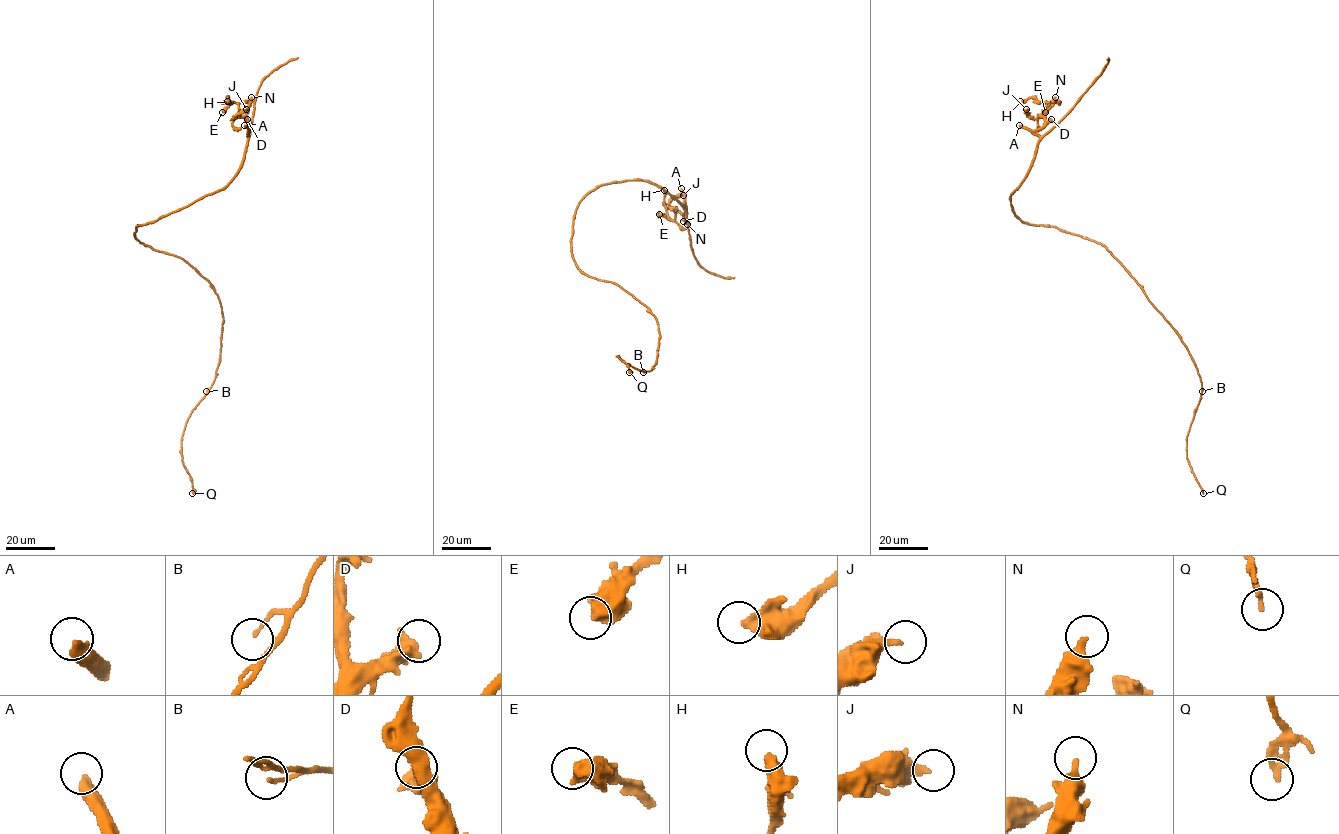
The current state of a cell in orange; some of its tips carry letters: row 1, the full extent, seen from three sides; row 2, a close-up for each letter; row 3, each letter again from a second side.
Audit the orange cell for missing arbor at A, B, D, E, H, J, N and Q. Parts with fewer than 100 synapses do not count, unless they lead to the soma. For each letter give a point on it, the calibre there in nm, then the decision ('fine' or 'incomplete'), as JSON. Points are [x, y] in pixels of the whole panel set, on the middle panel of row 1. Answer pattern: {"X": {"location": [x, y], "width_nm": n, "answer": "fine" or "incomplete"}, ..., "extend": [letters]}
{"A": {"location": [681, 188], "width_nm": 380, "answer": "fine"}, "B": {"location": [643, 372], "width_nm": 110, "answer": "fine"}, "D": {"location": [683, 221], "width_nm": 600, "answer": "fine"}, "E": {"location": [659, 214], "width_nm": 600, "answer": "fine"}, "H": {"location": [664, 190], "width_nm": 420, "answer": "fine"}, "J": {"location": [683, 195], "width_nm": 320, "answer": "fine"}, "N": {"location": [687, 224], "width_nm": 360, "answer": "fine"}, "Q": {"location": [629, 372], "width_nm": 240, "answer": "fine"}, "extend": []}

